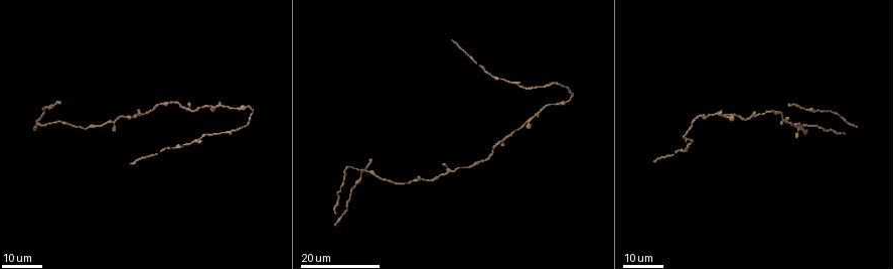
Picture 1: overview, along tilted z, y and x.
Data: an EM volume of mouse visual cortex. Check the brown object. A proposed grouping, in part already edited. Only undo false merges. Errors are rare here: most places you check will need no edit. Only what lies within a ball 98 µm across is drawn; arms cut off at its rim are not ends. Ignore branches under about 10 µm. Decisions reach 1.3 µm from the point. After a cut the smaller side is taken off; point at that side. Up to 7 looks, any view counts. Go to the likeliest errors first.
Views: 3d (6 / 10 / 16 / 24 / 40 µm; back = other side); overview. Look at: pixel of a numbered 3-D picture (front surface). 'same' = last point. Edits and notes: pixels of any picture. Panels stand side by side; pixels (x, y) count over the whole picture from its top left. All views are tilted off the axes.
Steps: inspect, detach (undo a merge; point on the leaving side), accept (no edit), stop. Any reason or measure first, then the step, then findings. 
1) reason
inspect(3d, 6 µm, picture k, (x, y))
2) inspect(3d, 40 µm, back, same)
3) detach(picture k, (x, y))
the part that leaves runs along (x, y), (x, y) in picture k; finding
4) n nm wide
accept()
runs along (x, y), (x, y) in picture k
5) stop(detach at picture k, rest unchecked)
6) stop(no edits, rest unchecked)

three arms meet
inspect(3d, 24 µm, picture 1, (797, 128))

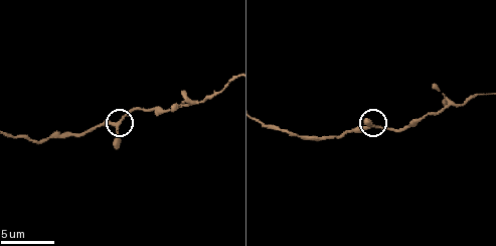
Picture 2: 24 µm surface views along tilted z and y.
inspect(3d, 10 µm, picture 2, (117, 122))

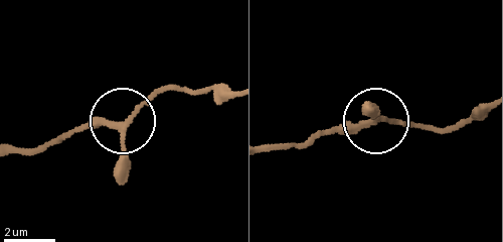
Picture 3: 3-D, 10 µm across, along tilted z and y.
from behind
inspect(3d, 10 µm, back, picture 3, (378, 120))

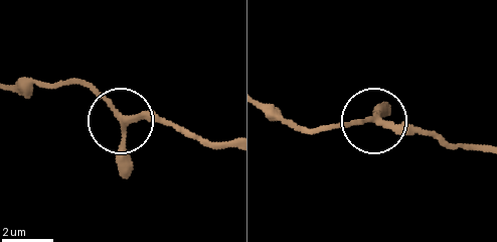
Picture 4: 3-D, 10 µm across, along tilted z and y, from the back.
3 arms
accept()
runs along (268, 106), (319, 131), (400, 119), (432, 132) in picture 4; one neuron here

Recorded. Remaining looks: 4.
sudden change in width
inspect(3d, 24 µm, picture 1, (687, 139))

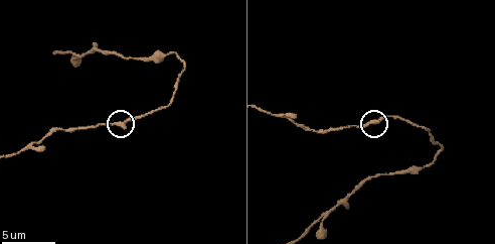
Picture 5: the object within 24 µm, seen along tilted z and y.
closer look
inspect(3d, 6 µm, picture 5, (115, 125))

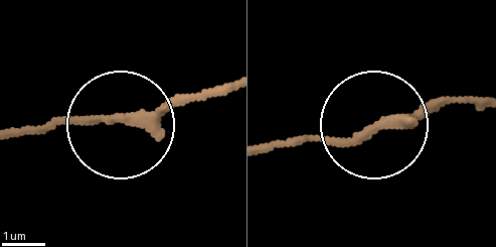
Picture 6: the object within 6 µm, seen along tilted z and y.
accept()
runs along (478, 104), (445, 97), (335, 141), (270, 141) in picture 6; one neuron here

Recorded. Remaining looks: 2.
side arm on a straight run
inspect(3d, 6 µm, picture 5, (329, 214))

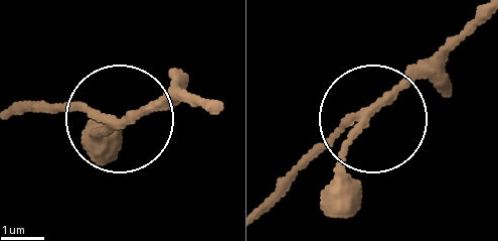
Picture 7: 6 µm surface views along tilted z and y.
from behind
inspect(3d, 6 µm, back, picture 7, (368, 114))

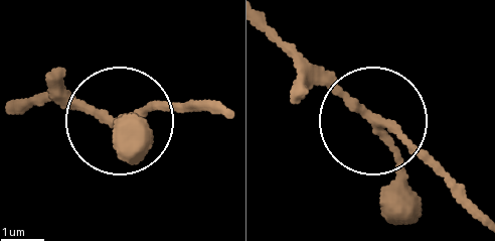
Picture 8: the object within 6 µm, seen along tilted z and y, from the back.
accept()
runs along (473, 209), (301, 50) in picture 8; one neuron here

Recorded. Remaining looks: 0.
stop(no edits, rest unchecked)

